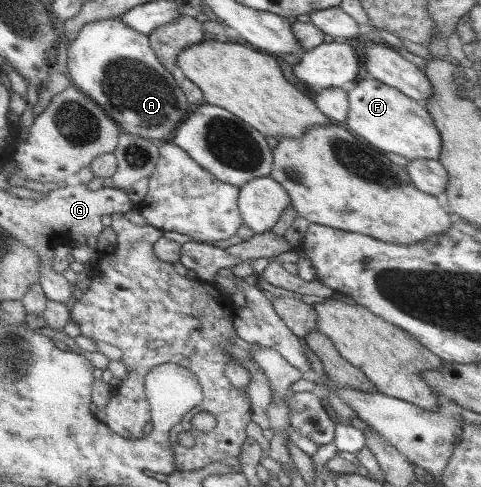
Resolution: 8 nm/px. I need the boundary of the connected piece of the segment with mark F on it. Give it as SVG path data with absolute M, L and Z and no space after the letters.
M371 77L355 83L355 87L348 92L346 121L345 127L355 137L361 137L383 153L396 153L408 161L438 160L441 155L441 135L427 109L394 87Z

